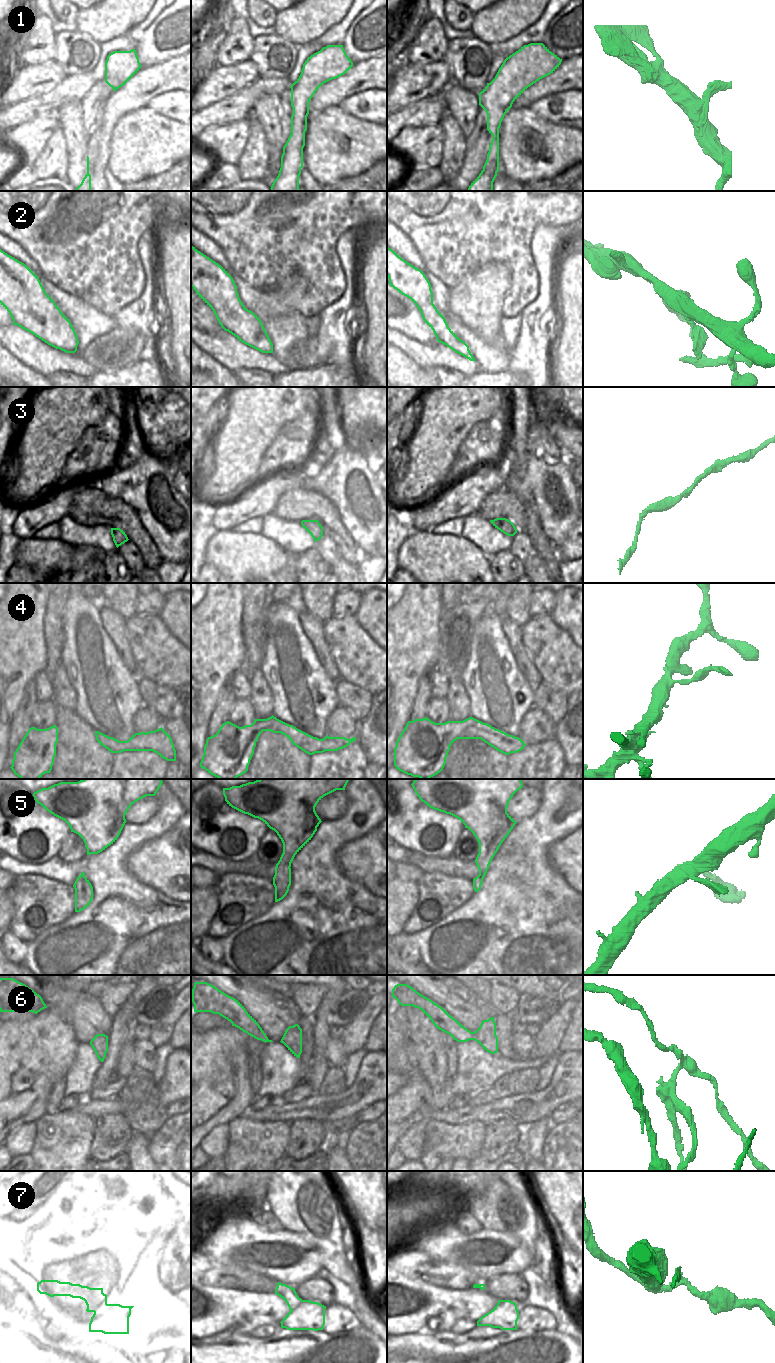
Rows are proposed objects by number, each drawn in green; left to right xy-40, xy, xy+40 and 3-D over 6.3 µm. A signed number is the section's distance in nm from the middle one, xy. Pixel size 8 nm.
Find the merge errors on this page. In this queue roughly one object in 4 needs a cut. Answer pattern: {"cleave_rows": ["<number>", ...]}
{"cleave_rows": ["5", "6", "7"]}

